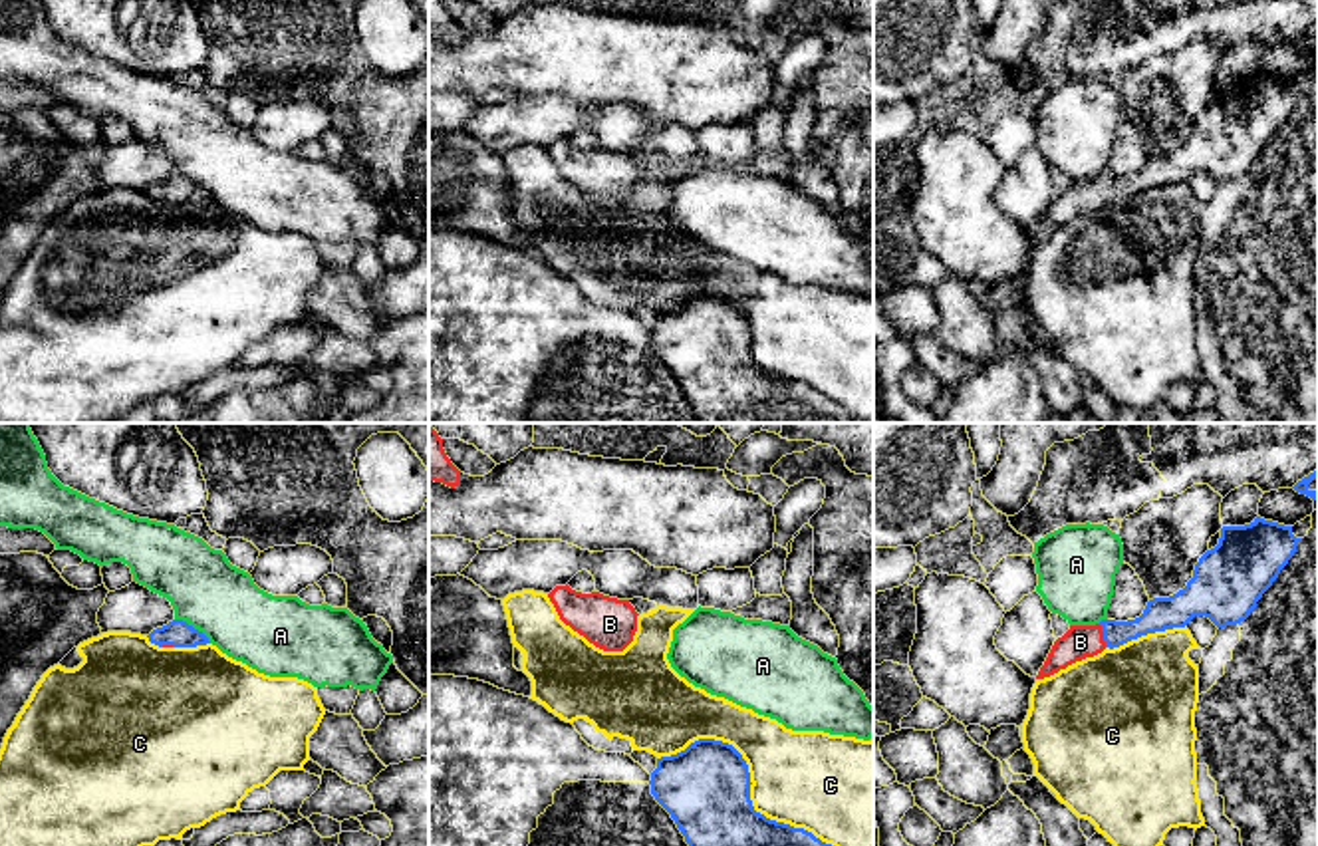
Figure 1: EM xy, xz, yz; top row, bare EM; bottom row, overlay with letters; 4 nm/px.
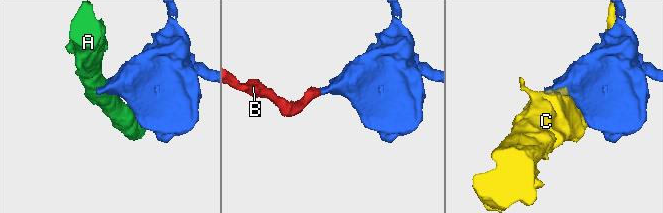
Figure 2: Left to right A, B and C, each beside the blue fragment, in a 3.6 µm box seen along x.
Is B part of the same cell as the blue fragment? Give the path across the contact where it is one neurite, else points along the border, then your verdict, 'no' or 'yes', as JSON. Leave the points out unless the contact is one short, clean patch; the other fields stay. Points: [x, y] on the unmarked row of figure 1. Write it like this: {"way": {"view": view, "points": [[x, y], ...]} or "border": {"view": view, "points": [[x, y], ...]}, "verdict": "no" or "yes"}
{"way": {"view": "yz", "points": [[1160, 169], [1142, 181], [1104, 191], [1080, 197]]}, "verdict": "yes"}

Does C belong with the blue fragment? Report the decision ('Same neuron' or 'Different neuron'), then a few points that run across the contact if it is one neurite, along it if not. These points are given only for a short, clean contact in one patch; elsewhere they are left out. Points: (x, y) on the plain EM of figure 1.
Different neuron

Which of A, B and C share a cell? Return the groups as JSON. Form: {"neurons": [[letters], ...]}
{"neurons": [["A"], ["B"], ["C"]]}

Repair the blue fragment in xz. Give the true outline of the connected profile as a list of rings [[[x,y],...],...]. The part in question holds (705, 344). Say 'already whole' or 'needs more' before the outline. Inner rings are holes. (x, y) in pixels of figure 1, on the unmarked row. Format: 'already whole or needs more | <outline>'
already whole | [[[699,294],[677,310],[657,314],[649,340],[685,391],[699,423],[856,423],[836,401],[812,387],[756,367],[748,320],[728,298]]]

